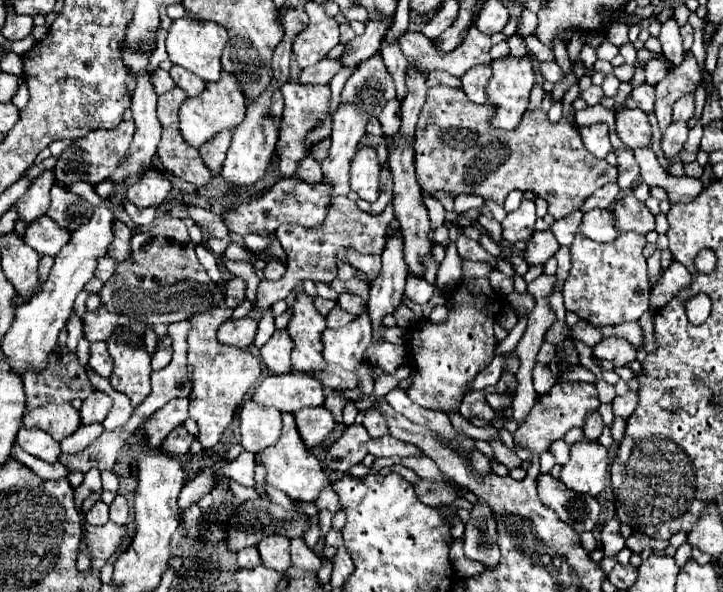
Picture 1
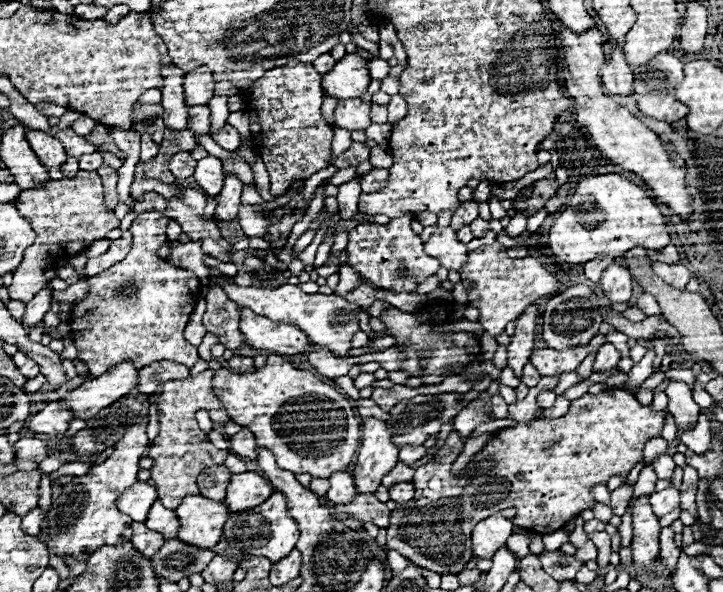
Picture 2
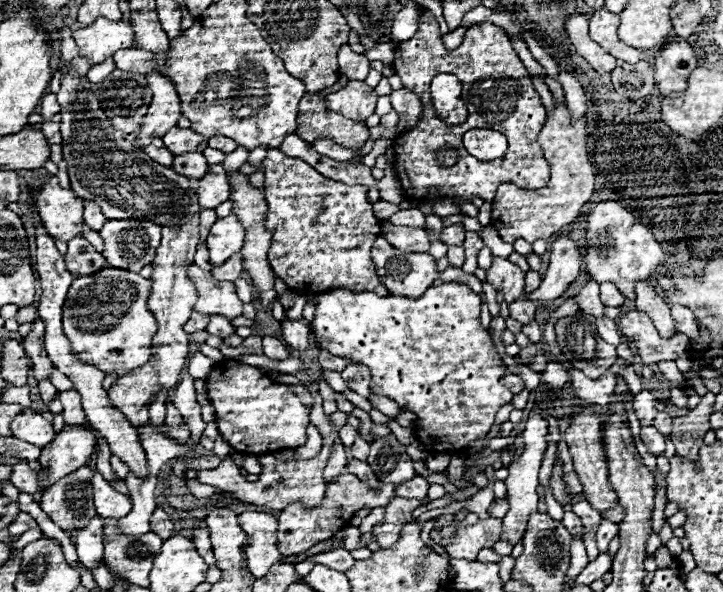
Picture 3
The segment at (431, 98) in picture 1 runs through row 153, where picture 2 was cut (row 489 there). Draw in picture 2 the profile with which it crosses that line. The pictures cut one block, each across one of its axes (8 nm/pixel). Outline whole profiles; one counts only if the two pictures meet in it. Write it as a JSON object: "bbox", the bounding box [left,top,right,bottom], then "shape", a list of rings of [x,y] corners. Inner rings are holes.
{"bbox":[388,388,668,574],"shape":[[[608,388],[600,394],[584,394],[578,400],[572,400],[570,410],[566,416],[560,418],[546,418],[546,420],[530,420],[530,422],[518,422],[512,428],[498,430],[492,440],[468,462],[468,466],[454,476],[452,464],[456,456],[462,452],[464,438],[452,430],[444,442],[444,446],[434,454],[434,458],[416,468],[414,472],[414,488],[416,494],[410,502],[406,502],[402,508],[400,504],[392,510],[390,526],[388,526],[388,548],[398,550],[402,556],[418,564],[420,568],[438,572],[438,574],[458,574],[466,568],[472,554],[472,528],[478,524],[478,520],[508,508],[516,506],[516,526],[526,528],[538,534],[548,534],[554,530],[564,528],[566,520],[576,518],[582,510],[592,508],[594,498],[590,488],[596,482],[608,482],[612,476],[628,476],[628,472],[642,460],[644,444],[650,438],[656,438],[662,434],[662,426],[668,412],[654,412],[652,404],[642,406],[634,394],[630,394],[624,388]]]}

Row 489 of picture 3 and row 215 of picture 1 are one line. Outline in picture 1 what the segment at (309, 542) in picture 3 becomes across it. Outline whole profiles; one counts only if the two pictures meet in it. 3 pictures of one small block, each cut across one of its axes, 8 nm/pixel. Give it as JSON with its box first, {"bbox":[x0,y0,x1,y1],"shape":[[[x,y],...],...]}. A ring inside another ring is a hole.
{"bbox":[248,196,394,318],"shape":[[[346,196],[336,198],[328,210],[326,222],[318,228],[304,228],[304,226],[294,226],[294,224],[282,224],[276,230],[276,236],[282,244],[282,248],[288,254],[288,270],[286,274],[278,280],[278,282],[260,282],[258,286],[258,302],[250,308],[248,318],[262,318],[262,314],[266,314],[266,310],[270,310],[270,306],[278,300],[288,298],[288,294],[296,288],[296,284],[300,284],[302,280],[310,278],[314,282],[326,282],[330,284],[336,276],[338,276],[338,268],[336,268],[336,252],[342,246],[352,246],[358,248],[360,254],[380,254],[382,246],[386,244],[386,230],[388,224],[394,220],[394,210],[392,204],[386,206],[386,210],[378,216],[366,214],[362,212],[352,200],[348,200]]]}

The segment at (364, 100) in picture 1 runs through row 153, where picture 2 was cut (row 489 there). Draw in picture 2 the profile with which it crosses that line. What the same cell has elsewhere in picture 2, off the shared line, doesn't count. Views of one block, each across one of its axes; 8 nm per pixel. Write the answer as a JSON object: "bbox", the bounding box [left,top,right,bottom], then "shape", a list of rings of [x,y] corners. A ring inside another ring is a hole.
{"bbox":[326,472,356,506],"shape":[[[334,472],[334,476],[330,476],[330,490],[326,498],[336,506],[342,506],[342,504],[350,504],[354,496],[356,496],[356,488],[352,476],[346,472]]]}

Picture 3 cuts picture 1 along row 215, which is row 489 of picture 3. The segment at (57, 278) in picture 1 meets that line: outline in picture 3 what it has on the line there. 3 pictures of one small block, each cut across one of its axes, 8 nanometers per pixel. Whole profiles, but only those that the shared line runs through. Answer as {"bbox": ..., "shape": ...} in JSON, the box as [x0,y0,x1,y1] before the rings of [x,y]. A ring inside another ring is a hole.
{"bbox":[92,472,132,518],"shape":[[[96,472],[92,476],[92,490],[94,490],[94,506],[102,518],[122,518],[132,510],[132,502],[126,494],[116,492],[110,484]]]}

